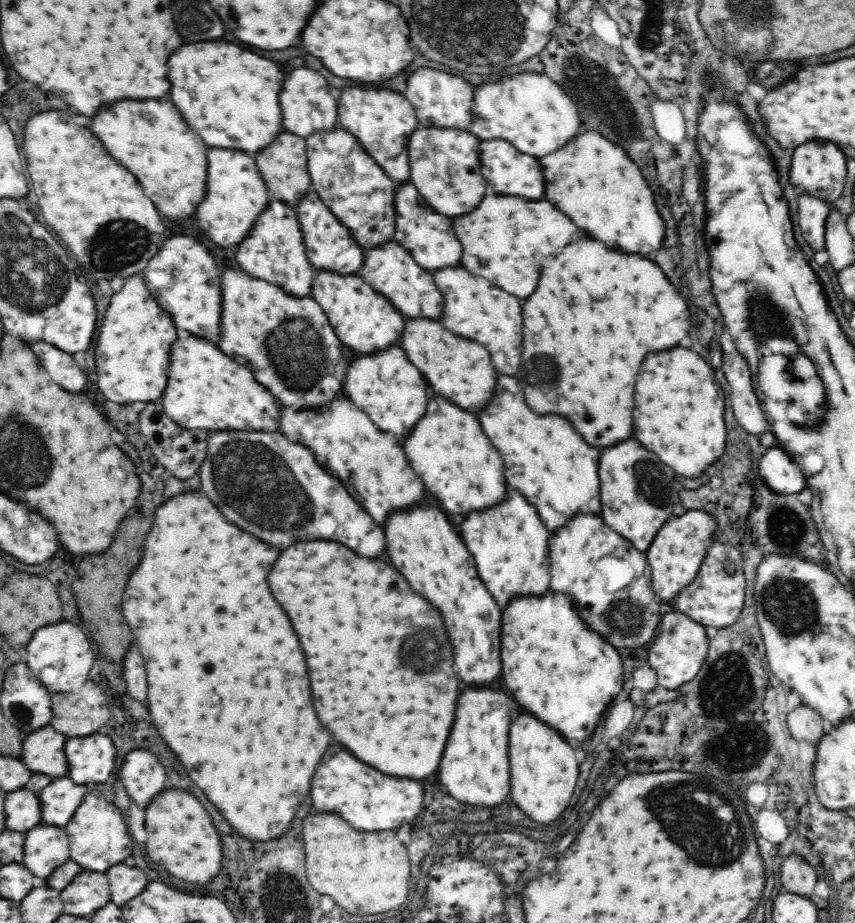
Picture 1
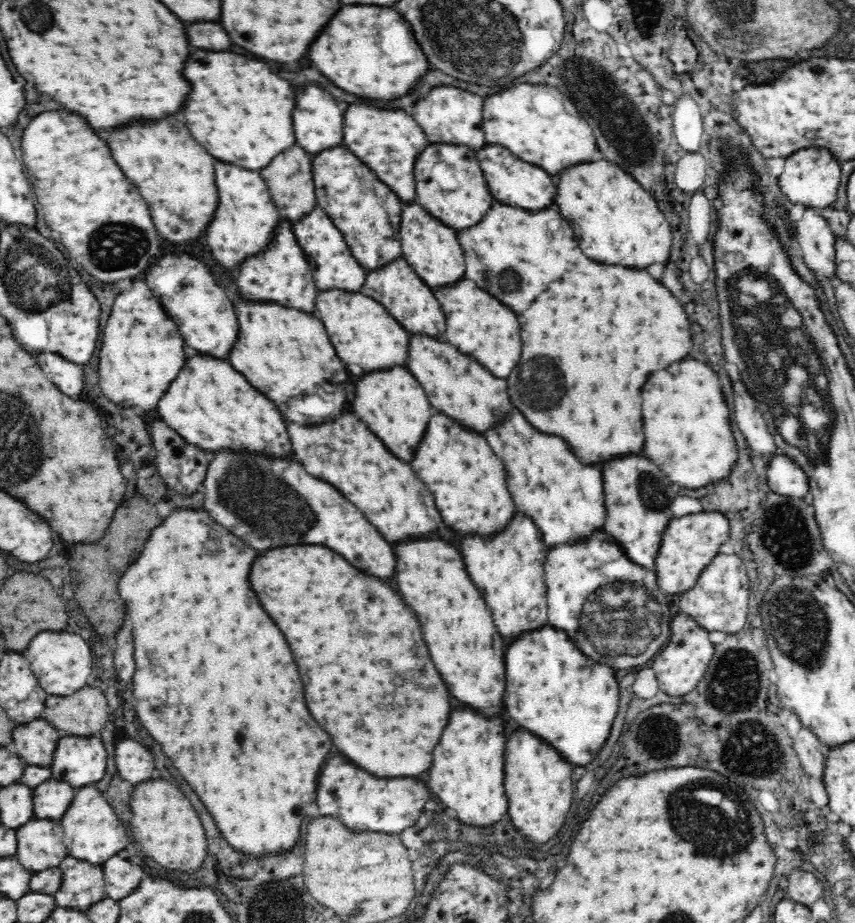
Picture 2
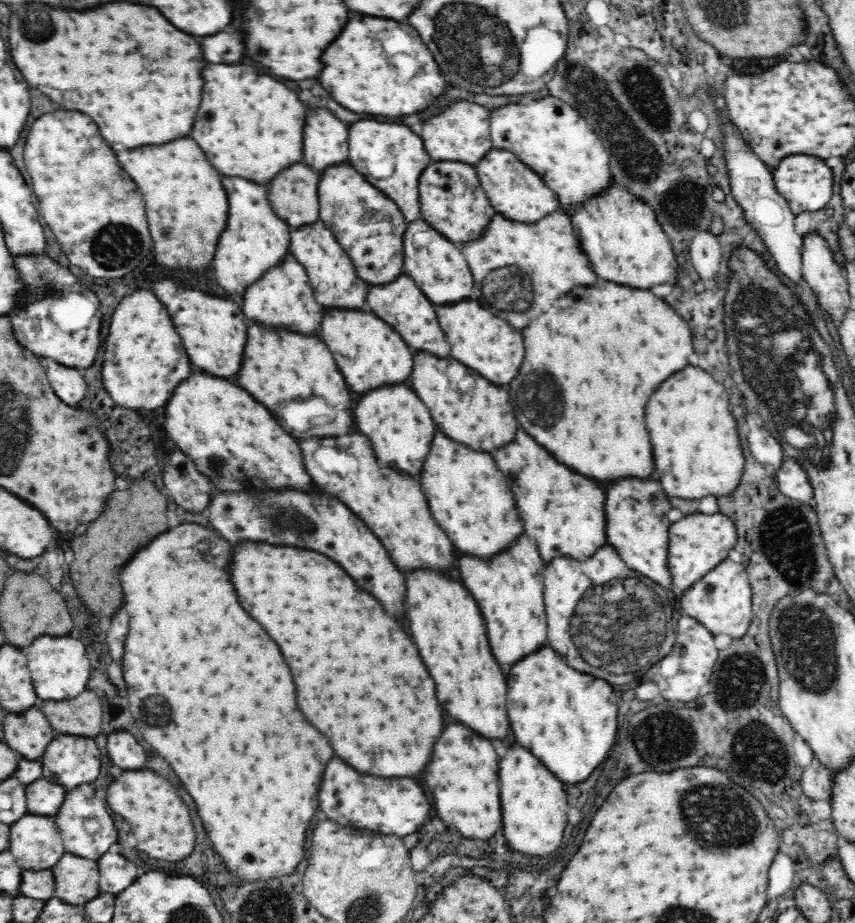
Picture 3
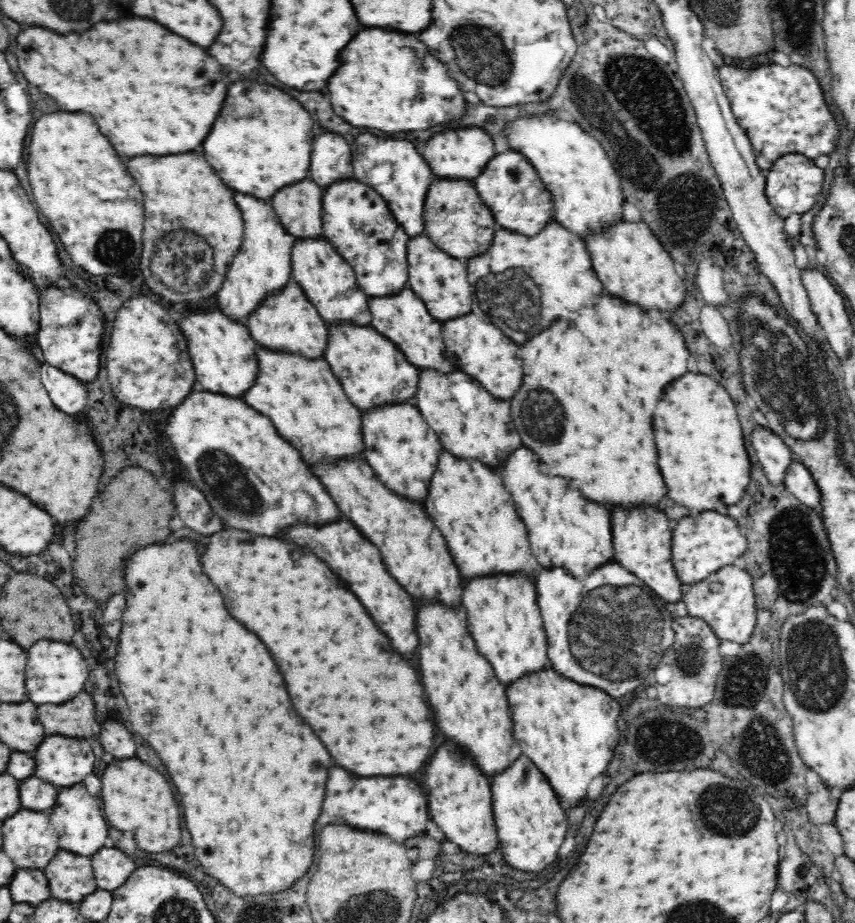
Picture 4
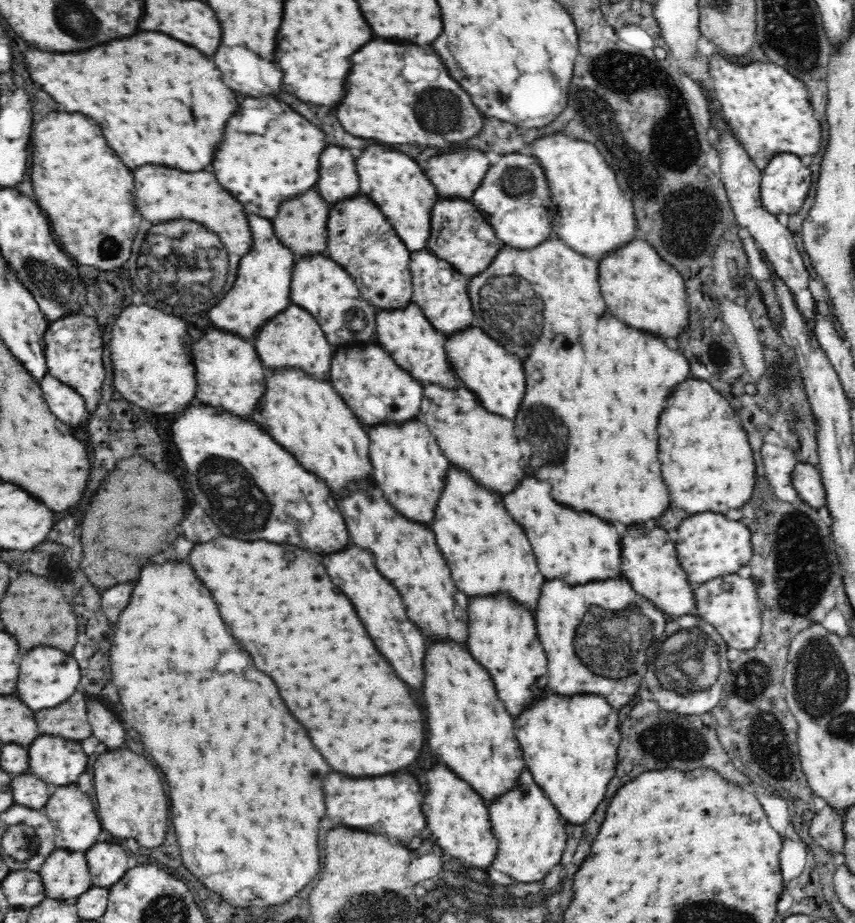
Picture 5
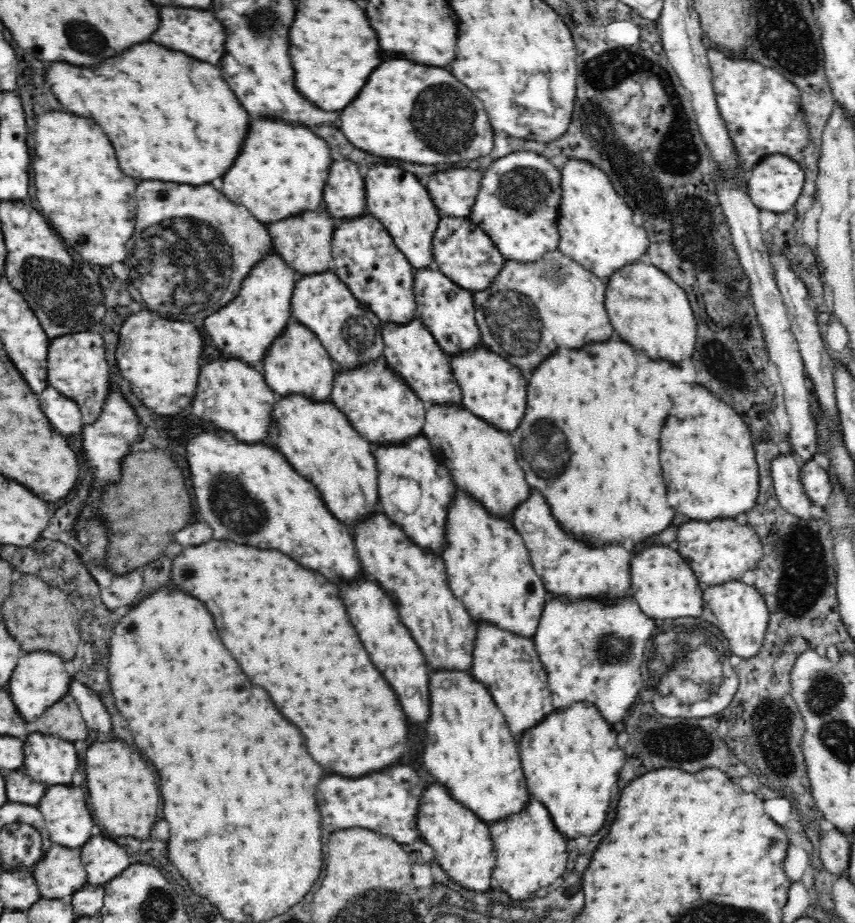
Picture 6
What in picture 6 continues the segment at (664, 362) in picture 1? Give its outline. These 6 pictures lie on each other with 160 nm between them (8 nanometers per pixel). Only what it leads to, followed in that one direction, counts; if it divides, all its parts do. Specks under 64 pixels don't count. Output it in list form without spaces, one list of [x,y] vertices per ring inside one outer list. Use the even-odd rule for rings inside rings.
[[[688,384],[682,388],[672,416],[660,434],[660,462],[664,470],[664,480],[668,484],[668,494],[672,502],[676,500],[678,512],[690,516],[692,520],[714,520],[714,518],[734,518],[742,512],[754,508],[758,498],[759,466],[754,458],[754,444],[744,420],[723,400],[714,398],[707,388],[699,384]]]

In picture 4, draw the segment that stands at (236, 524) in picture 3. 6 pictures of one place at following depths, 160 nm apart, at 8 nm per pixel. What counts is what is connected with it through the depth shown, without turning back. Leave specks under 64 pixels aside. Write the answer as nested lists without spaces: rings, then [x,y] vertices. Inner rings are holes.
[[[342,518],[320,528],[298,524],[288,530],[286,536],[300,546],[308,546],[318,558],[322,558],[332,568],[332,572],[336,572],[336,576],[348,582],[348,588],[358,596],[360,602],[364,602],[364,608],[368,608],[372,620],[376,620],[376,626],[386,632],[392,648],[396,648],[396,652],[400,652],[406,660],[414,658],[418,648],[414,602],[408,592],[404,592],[404,588],[382,566],[380,550],[358,534],[354,523]]]

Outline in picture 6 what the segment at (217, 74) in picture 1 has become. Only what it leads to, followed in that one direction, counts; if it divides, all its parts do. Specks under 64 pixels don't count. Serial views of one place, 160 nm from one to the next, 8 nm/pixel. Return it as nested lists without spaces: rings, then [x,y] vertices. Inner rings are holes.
[[[252,120],[250,126],[252,130],[246,136],[244,148],[236,158],[236,164],[222,178],[226,198],[246,206],[260,222],[276,222],[288,216],[296,216],[296,212],[320,208],[320,204],[324,204],[323,190],[328,180],[328,168],[334,162],[326,142],[314,136],[312,130],[304,126],[288,126],[282,120]]]

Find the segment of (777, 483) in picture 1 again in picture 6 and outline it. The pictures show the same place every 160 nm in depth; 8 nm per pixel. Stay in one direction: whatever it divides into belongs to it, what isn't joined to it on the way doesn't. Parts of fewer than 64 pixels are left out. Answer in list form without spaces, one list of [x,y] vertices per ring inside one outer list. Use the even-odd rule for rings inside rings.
[[[808,461],[801,468],[801,483],[810,501],[817,506],[825,506],[832,496],[833,486],[828,470],[820,467],[816,461]]]

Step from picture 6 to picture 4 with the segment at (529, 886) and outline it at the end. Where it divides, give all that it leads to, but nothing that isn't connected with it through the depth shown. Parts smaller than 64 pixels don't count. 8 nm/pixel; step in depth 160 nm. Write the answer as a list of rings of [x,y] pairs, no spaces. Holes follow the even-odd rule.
[[[520,756],[510,768],[492,778],[492,808],[504,862],[522,872],[540,872],[558,856],[568,824],[566,812],[548,779],[526,758]]]

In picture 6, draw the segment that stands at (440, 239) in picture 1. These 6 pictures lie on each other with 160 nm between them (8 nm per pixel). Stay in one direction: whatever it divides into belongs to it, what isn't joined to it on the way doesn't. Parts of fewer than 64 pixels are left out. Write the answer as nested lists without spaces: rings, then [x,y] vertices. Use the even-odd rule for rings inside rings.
[[[428,267],[414,273],[417,318],[432,333],[438,347],[452,358],[460,356],[460,353],[473,351],[484,345],[475,319],[473,292],[466,291],[466,289],[454,284],[450,278],[437,270],[436,267]]]

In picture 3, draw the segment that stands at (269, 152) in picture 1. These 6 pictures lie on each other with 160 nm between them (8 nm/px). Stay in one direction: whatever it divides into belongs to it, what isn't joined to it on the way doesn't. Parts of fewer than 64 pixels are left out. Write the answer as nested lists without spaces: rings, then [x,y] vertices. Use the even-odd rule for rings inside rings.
[[[294,164],[272,180],[268,194],[272,208],[292,229],[316,224],[319,219],[320,179],[309,166]]]

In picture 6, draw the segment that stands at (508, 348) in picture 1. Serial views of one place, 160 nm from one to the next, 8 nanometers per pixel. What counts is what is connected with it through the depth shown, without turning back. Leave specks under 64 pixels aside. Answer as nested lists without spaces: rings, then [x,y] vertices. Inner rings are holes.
[[[482,345],[451,358],[451,369],[463,397],[461,406],[502,432],[514,432],[520,426],[526,410],[528,380],[522,372]]]

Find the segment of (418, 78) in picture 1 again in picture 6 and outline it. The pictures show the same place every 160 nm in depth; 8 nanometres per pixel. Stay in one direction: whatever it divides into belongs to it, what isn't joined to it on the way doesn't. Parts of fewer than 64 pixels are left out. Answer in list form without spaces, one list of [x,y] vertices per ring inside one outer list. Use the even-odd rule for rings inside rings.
[[[452,168],[430,176],[427,191],[441,217],[469,217],[477,197],[482,172]]]

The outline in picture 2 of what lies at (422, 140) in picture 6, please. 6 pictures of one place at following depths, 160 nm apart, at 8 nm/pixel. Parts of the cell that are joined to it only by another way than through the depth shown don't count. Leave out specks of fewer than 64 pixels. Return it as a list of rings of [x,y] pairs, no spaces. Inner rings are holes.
[[[342,6],[310,46],[310,58],[334,86],[380,102],[410,94],[428,72],[428,61],[408,22],[396,10],[382,6]]]

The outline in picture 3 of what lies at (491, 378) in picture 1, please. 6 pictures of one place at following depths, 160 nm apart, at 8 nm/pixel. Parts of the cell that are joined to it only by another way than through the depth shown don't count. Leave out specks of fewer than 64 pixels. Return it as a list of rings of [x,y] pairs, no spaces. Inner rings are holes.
[[[420,351],[420,354],[414,356],[413,362],[410,388],[418,392],[420,400],[424,400],[424,404],[432,412],[438,428],[448,438],[466,444],[478,452],[494,452],[496,448],[514,440],[518,422],[510,406],[508,390],[490,384],[482,375],[452,358],[440,359]]]

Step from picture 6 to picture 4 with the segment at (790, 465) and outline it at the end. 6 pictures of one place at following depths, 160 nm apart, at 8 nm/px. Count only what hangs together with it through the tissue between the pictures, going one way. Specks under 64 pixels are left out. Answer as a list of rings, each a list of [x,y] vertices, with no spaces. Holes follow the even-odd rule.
[[[769,427],[752,432],[752,448],[770,483],[784,485],[786,471],[793,463],[793,450]]]

